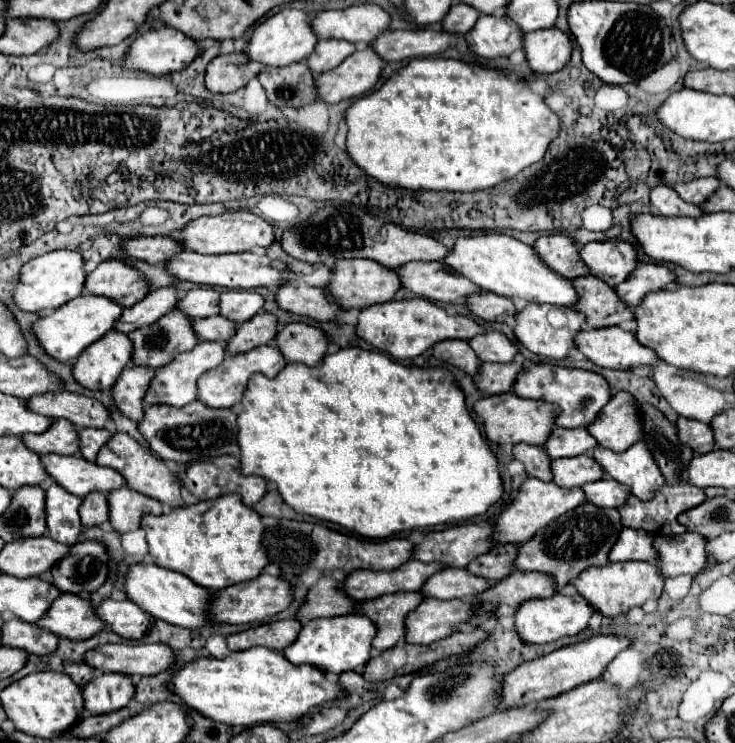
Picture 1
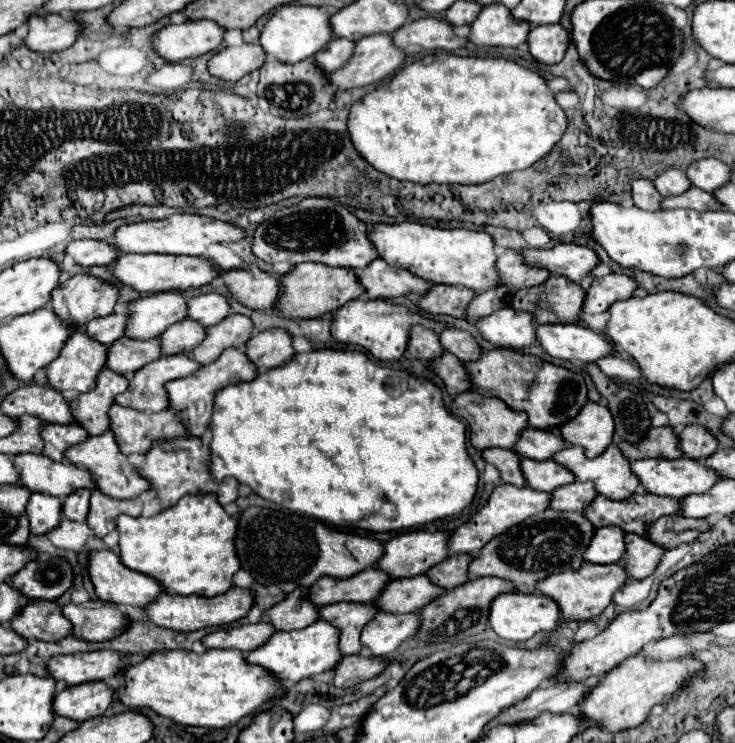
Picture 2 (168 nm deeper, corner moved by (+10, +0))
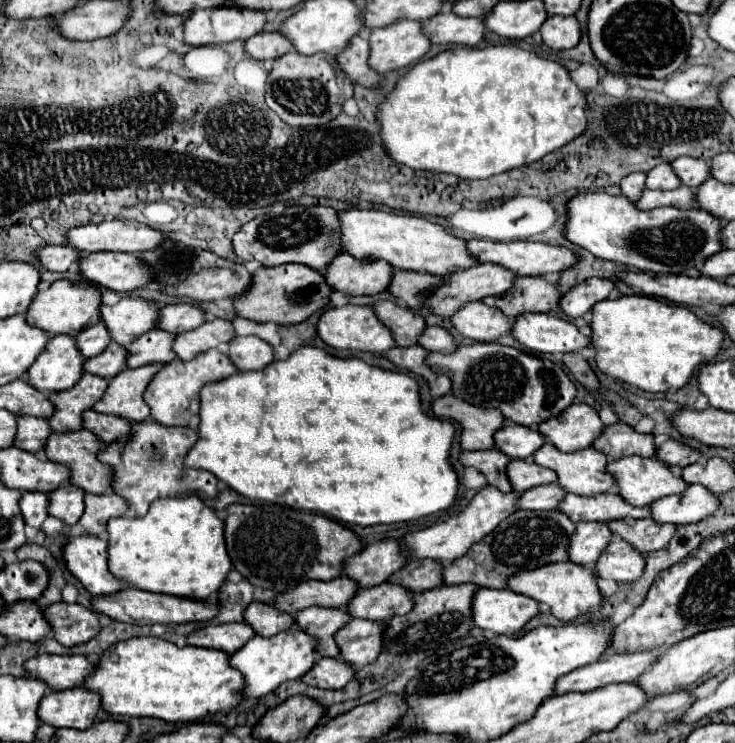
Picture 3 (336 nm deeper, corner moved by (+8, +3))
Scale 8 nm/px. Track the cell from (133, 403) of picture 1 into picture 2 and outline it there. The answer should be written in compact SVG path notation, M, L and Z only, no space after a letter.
M107 367L101 369L97 387L69 403L75 421L83 425L89 435L105 433L109 429L109 407L113 405L113 399L125 391L127 383L129 379L125 375L119 375Z

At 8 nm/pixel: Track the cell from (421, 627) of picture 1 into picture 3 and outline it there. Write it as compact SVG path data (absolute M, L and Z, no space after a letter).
M357 618L349 620L335 634L341 658L353 668L363 668L365 664L371 664L383 650L383 630L385 630L383 622Z

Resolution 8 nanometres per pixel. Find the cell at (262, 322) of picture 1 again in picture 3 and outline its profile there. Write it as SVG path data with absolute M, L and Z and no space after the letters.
M213 318L191 332L177 334L173 348L181 360L191 360L195 354L217 348L219 342L229 342L231 338L233 338L233 324L223 318Z

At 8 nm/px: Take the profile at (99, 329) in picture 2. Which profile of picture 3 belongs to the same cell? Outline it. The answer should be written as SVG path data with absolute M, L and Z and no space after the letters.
M99 322L99 324L95 324L95 326L91 326L91 328L85 328L83 332L79 332L77 338L75 338L75 342L77 342L79 352L81 352L85 358L91 358L91 356L101 354L101 352L109 346L111 336L109 336L105 324Z

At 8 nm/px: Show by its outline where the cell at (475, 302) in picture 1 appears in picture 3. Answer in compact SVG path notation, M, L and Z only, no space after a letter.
M395 270L391 284L389 284L389 292L395 298L401 298L409 308L423 308L425 298L429 294L429 288L439 286L443 278L433 276L433 274L425 274L425 272L403 272L403 270Z

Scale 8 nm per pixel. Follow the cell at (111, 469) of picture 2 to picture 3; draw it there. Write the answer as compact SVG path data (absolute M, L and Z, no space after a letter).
M79 430L79 432L67 432L67 434L51 434L47 438L45 444L45 456L53 462L61 462L71 470L71 478L69 482L77 488L81 488L83 492L89 494L105 494L111 490L111 482L113 482L113 472L109 466L99 464L97 460L97 452L103 448L105 444L99 442L89 430Z

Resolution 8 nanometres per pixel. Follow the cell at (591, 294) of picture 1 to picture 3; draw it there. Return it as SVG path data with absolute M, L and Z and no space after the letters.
M517 276L505 294L483 298L483 302L499 308L505 316L515 318L523 312L549 312L559 304L559 298L561 292L555 284L537 276Z

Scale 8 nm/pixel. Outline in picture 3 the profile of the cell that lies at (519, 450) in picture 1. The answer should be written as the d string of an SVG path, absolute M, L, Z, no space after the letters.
M491 448L491 450L481 450L481 452L461 452L459 454L459 462L463 466L473 466L475 470L479 470L485 478L487 478L487 484L495 486L497 490L501 492L511 492L511 482L507 480L505 476L505 466L509 462L509 458L499 452L497 448Z

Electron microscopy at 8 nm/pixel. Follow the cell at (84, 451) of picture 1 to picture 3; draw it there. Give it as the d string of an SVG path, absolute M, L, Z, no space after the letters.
M17 416L17 434L15 434L15 448L25 452L39 452L43 450L47 436L53 430L47 426L45 418L35 416Z

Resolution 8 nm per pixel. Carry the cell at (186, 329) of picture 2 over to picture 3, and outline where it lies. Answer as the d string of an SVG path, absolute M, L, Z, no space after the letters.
M151 330L133 340L125 350L127 350L127 366L129 368L139 368L145 364L167 364L169 360L177 358L175 352L171 350L173 344L173 334L163 332L163 330Z

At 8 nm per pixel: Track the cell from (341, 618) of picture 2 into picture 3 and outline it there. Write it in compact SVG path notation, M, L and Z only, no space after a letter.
M311 606L295 614L295 626L313 636L319 644L319 656L339 658L339 646L335 644L335 632L349 622L349 614L339 608Z

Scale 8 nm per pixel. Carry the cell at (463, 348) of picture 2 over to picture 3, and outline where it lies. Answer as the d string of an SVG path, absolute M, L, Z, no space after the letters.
M427 326L423 330L423 336L419 336L419 346L423 346L429 352L443 352L443 354L451 354L457 346L457 342L453 340L453 336L439 326Z

